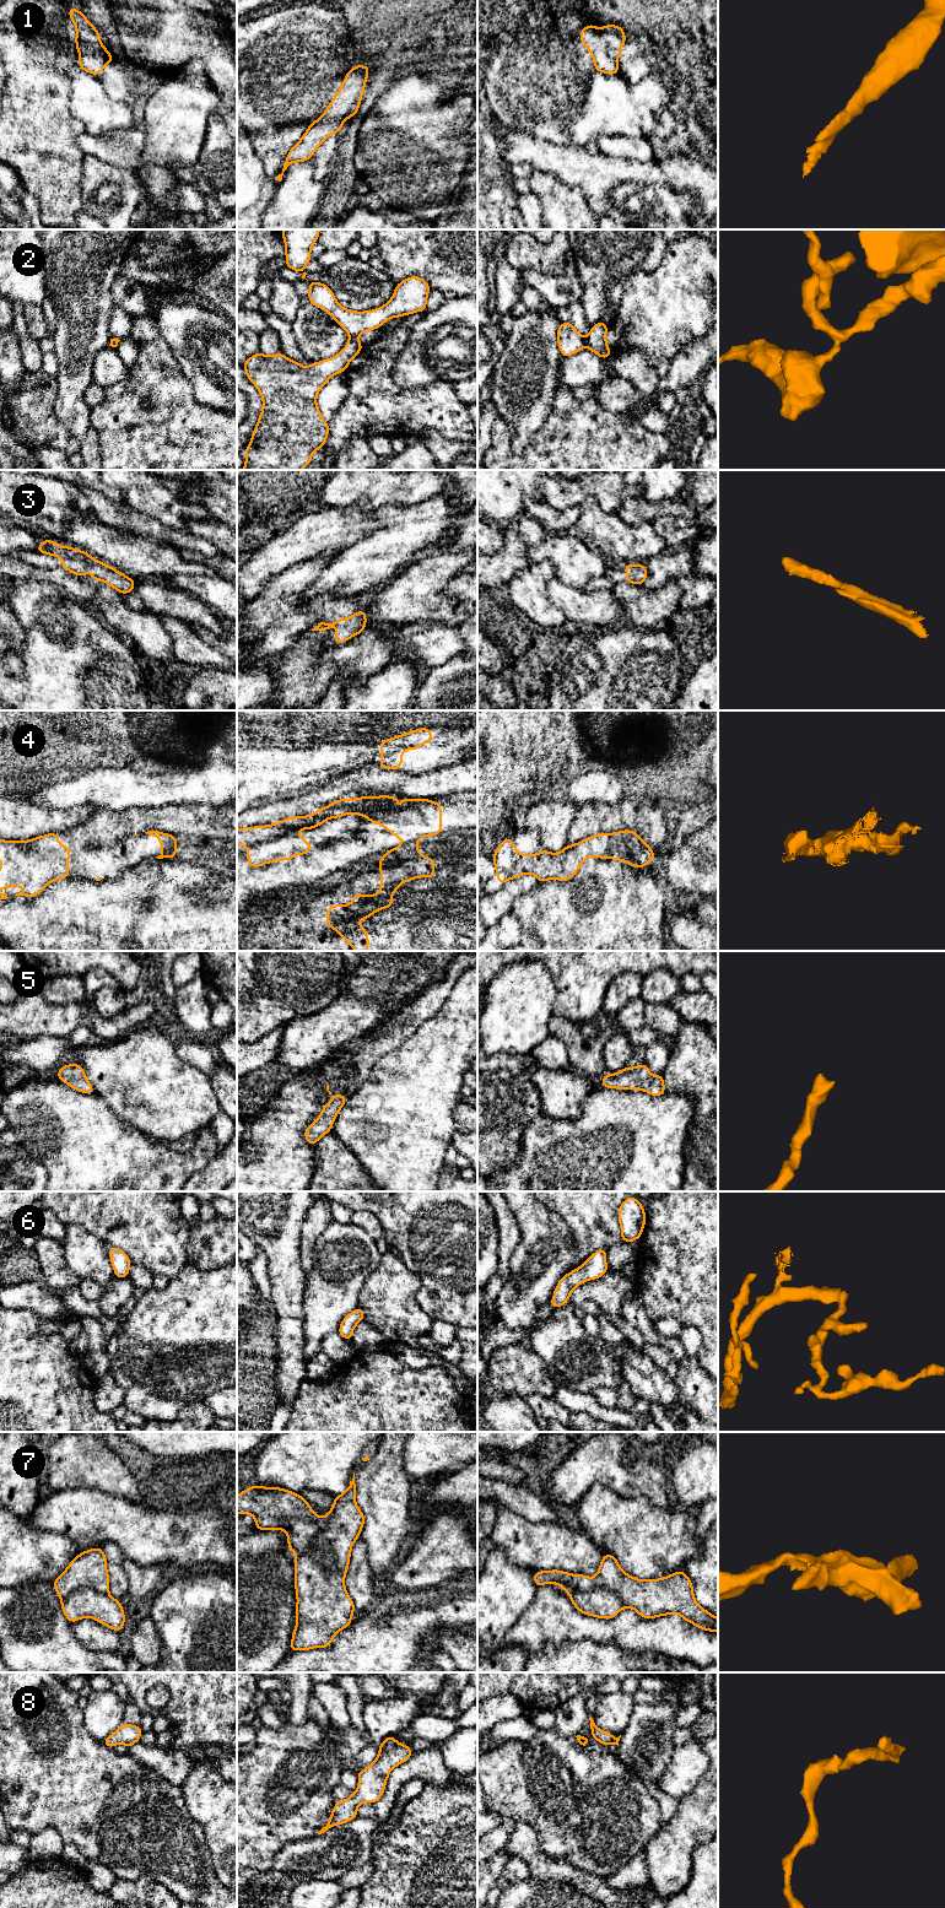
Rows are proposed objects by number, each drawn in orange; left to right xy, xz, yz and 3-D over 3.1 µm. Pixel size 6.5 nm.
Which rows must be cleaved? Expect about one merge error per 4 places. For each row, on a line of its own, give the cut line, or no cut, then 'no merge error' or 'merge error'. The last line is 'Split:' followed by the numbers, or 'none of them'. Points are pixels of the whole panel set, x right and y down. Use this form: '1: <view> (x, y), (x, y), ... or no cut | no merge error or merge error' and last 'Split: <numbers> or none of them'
1: no cut | no merge error
2: xz (350, 336), (356, 338) | merge error
3: no cut | no merge error
4: yz (610, 834), (605, 857) | merge error
5: no cut | no merge error
6: no cut | no merge error
7: xz (319, 1519), (319, 1540), (328, 1546), (334, 1561), (331, 1572) | merge error
8: no cut | no merge error
Split: 2, 4, 7

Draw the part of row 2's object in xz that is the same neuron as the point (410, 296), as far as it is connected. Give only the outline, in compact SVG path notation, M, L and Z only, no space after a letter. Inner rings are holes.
M303 272L302 279L306 279L306 275L307 272ZM410 276L395 286L393 297L383 307L355 312L341 307L328 285L319 281L308 283L309 303L328 312L350 337L358 337L364 331L378 329L390 318L425 312L427 296L432 290L423 279Z

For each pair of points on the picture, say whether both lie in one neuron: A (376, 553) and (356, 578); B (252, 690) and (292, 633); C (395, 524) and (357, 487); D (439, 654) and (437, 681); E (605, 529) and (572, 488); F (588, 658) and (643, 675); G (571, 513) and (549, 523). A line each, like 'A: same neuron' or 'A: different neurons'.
A: same neuron
B: different neurons
C: different neurons
D: different neurons
E: different neurons
F: same neuron
G: same neuron

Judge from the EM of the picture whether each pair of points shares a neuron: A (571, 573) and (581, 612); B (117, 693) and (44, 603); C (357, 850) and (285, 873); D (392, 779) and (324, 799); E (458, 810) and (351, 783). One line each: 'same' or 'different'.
A: different
B: same
C: same
D: same
E: different

